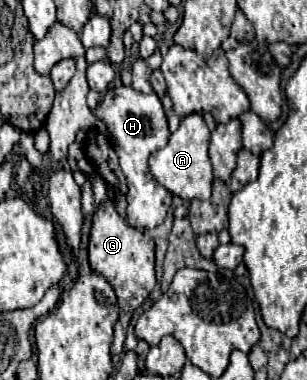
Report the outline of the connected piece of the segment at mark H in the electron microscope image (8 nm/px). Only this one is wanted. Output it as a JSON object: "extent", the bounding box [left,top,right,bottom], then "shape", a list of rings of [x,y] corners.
{"extent":[95,86,173,230],"shape":[[[117,86],[113,90],[107,90],[99,106],[95,108],[95,116],[101,118],[115,140],[115,152],[119,156],[119,166],[127,178],[127,222],[133,228],[145,230],[155,228],[163,222],[173,194],[155,182],[155,178],[149,174],[149,154],[163,148],[171,136],[167,114],[163,110],[163,104],[155,92],[141,94],[135,92],[129,86]]]}

